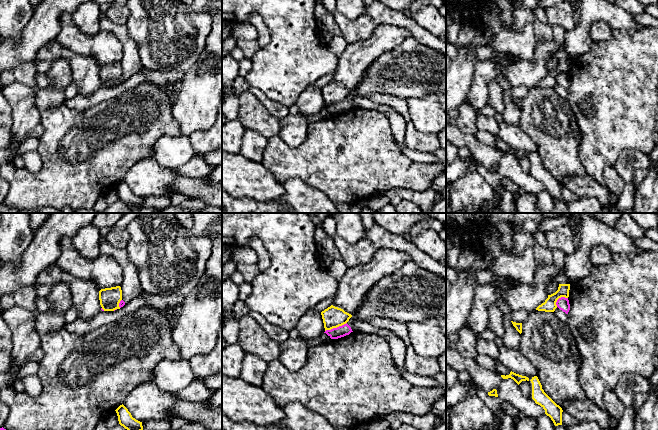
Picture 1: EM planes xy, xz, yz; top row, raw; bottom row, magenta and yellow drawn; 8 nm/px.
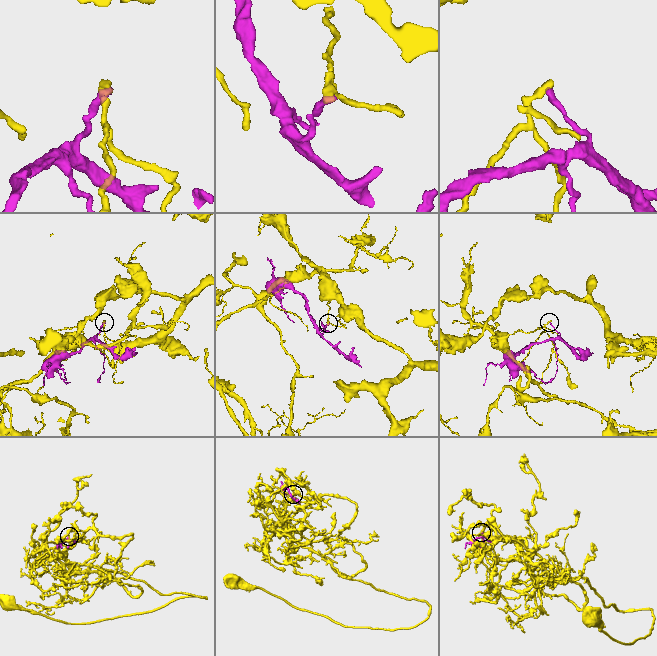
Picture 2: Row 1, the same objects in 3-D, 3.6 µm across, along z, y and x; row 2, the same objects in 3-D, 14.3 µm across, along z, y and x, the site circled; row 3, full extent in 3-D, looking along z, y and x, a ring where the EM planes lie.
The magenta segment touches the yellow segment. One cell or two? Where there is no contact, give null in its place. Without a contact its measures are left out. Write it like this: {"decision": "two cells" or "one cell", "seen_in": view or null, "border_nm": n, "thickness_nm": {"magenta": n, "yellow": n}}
{"decision": "two cells", "seen_in": "xz", "border_nm": 190, "thickness_nm": {"magenta": 90, "yellow": 170}}

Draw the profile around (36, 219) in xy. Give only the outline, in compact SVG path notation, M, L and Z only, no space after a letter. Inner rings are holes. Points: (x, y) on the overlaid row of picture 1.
M30 213L30 224L33 234L46 221L50 213Z

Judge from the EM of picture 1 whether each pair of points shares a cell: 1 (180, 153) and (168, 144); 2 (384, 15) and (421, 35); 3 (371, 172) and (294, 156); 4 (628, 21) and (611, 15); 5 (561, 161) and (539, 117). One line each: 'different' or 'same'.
1: same
2: same
3: same
4: same
5: same

